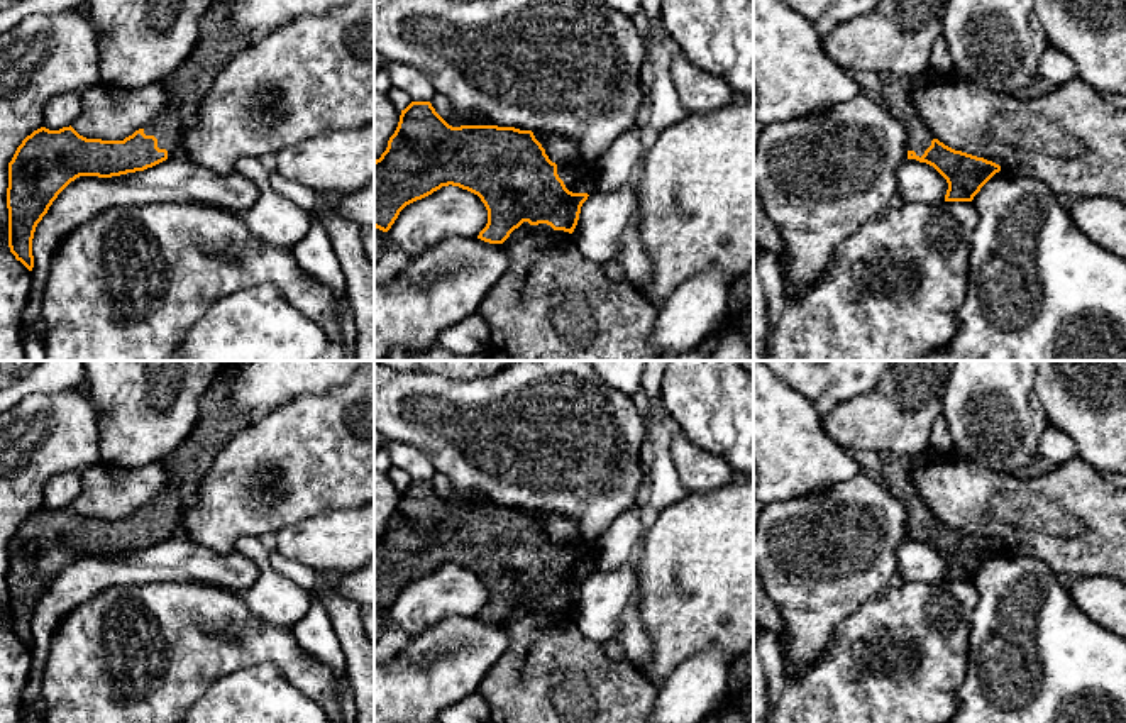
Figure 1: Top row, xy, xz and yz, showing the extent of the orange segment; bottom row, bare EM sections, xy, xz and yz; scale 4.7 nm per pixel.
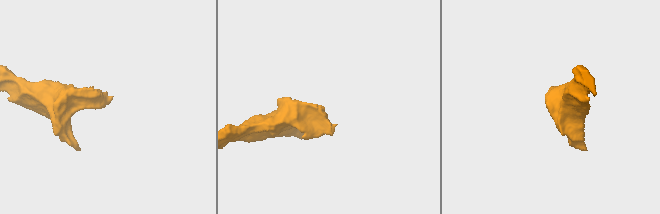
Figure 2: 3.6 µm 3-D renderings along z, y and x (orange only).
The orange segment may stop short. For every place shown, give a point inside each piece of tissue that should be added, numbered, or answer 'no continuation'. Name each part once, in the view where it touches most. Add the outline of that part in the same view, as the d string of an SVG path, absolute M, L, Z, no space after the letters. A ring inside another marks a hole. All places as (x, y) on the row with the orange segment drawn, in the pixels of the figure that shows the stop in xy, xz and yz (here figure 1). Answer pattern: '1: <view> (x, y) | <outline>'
1: xz (576, 178) | M589 164L557 166L557 174L564 181L566 188L572 193L591 195L594 191L593 168Z

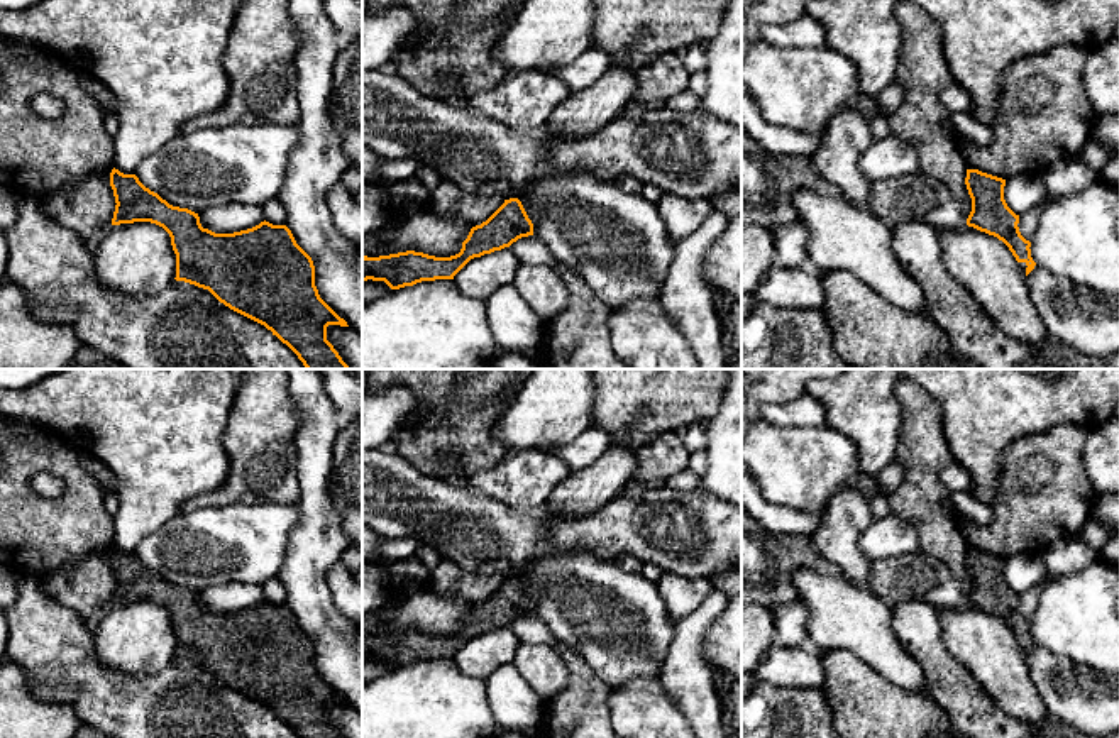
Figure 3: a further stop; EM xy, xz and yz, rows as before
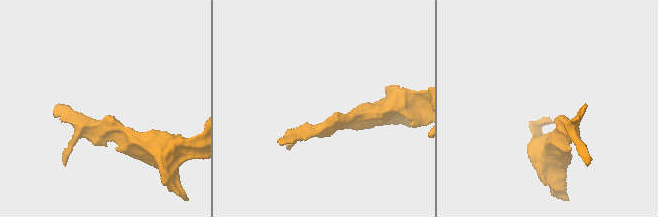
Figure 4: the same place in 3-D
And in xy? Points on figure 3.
no continuation

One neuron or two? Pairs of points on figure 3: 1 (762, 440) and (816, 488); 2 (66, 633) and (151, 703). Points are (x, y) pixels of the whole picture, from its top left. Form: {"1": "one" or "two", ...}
{"1": "one", "2": "one"}

